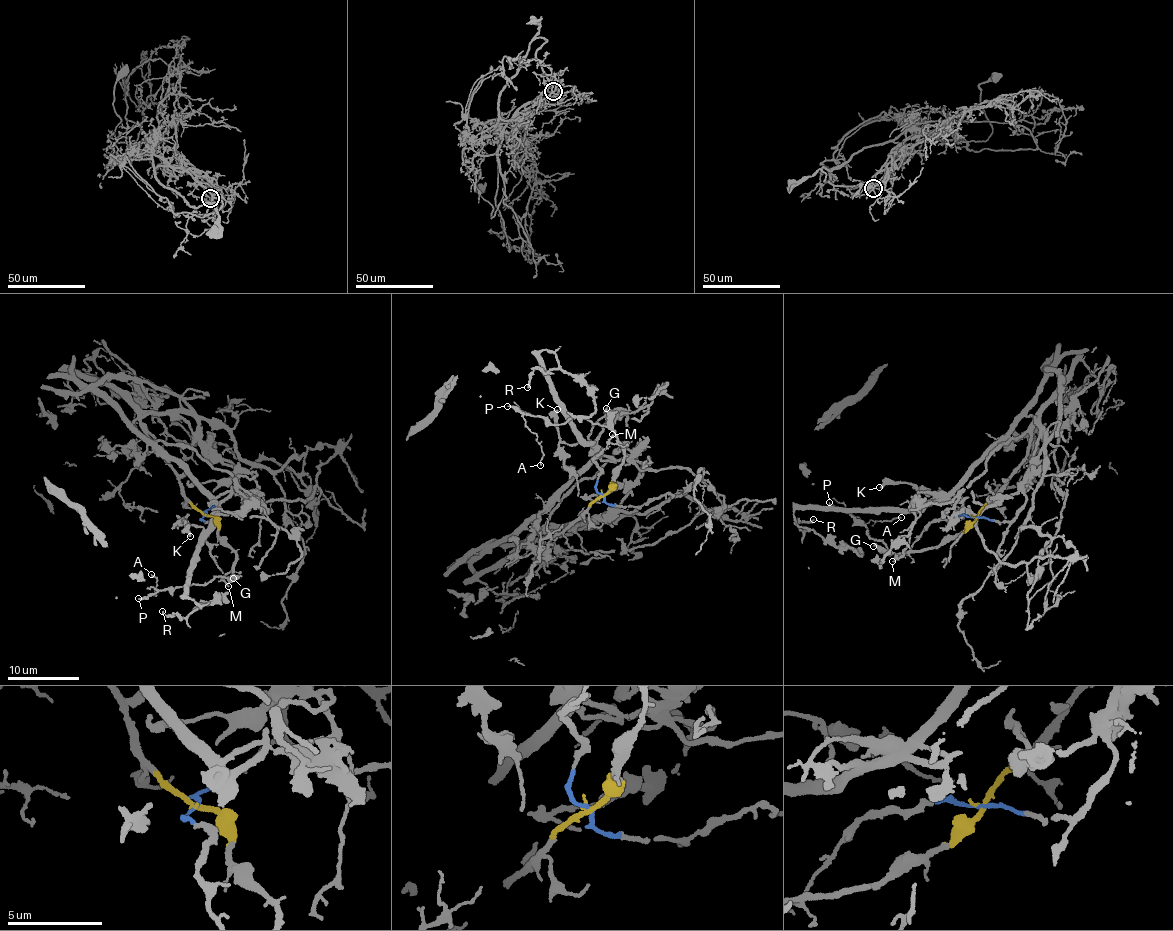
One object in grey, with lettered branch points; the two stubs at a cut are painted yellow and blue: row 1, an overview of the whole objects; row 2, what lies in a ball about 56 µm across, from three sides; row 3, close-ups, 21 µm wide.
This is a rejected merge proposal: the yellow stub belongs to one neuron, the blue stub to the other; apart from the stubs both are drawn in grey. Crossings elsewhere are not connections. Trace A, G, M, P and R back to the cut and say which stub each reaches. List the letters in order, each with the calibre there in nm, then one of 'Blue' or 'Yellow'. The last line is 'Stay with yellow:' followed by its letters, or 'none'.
A: Thickness 130 nm. Yellow
G: Thickness 180 nm. Yellow
M: Thickness 150 nm. Yellow
P: Thickness 200 nm. Yellow
R: Thickness 190 nm. Blue
Stay with yellow: A, G, M, P

